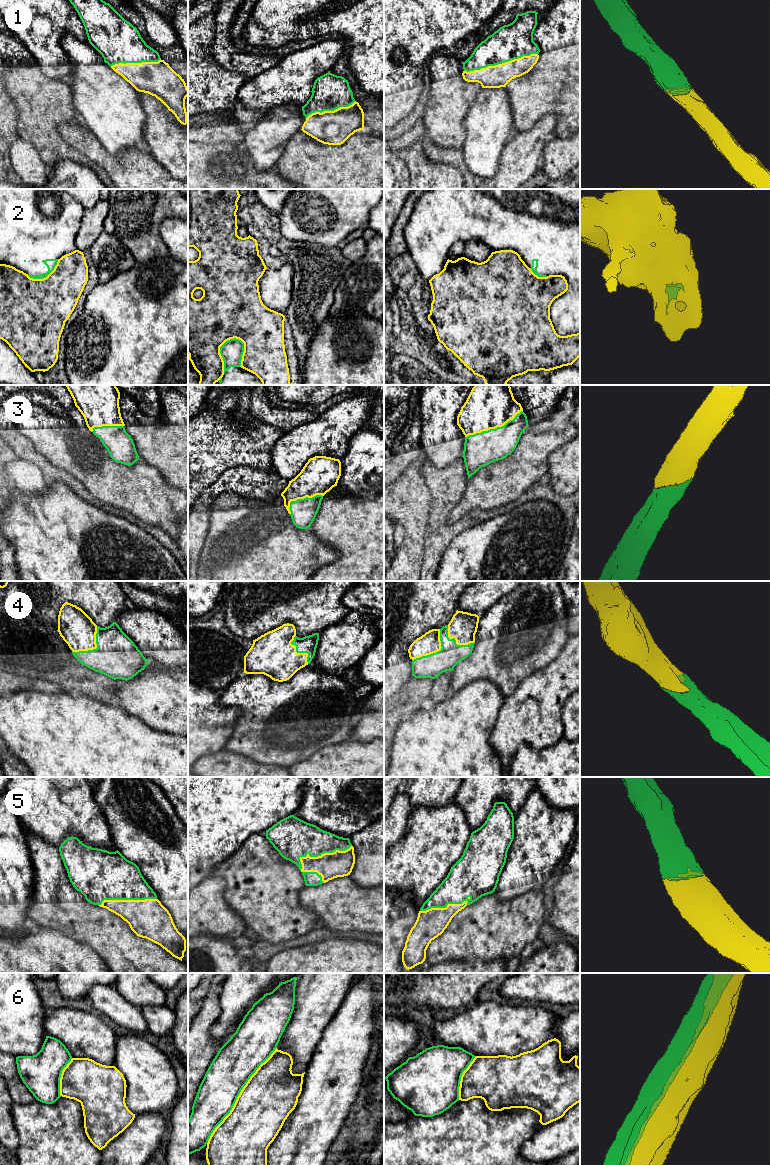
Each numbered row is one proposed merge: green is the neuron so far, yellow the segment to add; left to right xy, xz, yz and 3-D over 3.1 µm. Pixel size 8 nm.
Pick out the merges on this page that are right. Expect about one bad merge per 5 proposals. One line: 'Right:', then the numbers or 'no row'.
Right: 1, 3, 4, 5

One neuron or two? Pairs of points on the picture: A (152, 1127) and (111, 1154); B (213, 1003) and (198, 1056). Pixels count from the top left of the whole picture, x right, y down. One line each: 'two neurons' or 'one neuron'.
A: one neuron
B: one neuron

